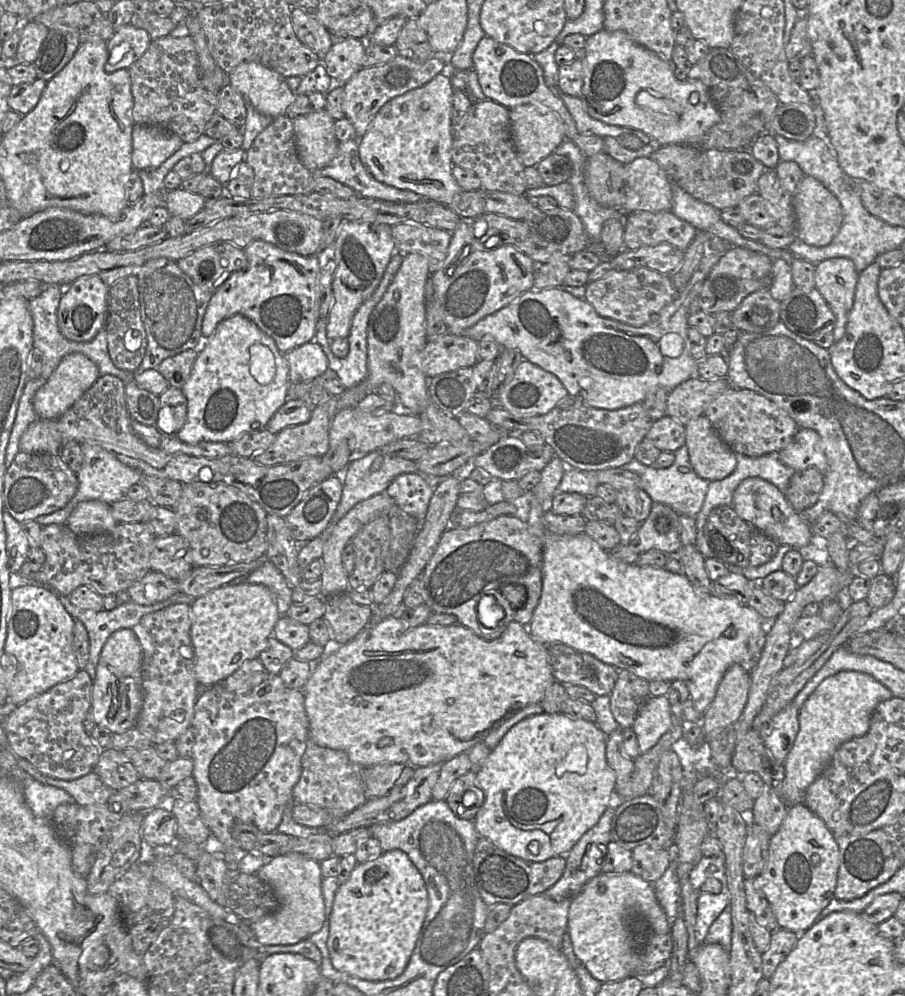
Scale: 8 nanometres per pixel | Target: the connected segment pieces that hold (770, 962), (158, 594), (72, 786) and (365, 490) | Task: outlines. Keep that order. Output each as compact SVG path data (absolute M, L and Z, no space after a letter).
M780 927L771 933L770 945L762 954L762 972L763 977L767 979L773 976L777 966L794 948L799 936L799 934Z
M149 571L128 589L131 601L143 606L150 606L169 599L179 593L178 583L162 573Z
M17 759L17 765L38 782L68 792L80 805L108 805L109 797L113 793L113 790L107 787L94 771L67 781L42 774L24 759Z
M381 449L369 452L363 457L351 460L344 469L344 481L340 502L333 515L332 523L339 521L350 509L356 504L362 502L375 494L385 492L390 483L400 474L403 473L418 473L426 482L436 489L442 482L444 477L431 475L424 472L419 472L416 461L404 459L400 457L390 456L384 453Z

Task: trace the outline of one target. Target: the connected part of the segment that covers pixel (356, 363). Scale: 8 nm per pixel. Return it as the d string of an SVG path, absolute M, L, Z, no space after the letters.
M395 251L392 254L392 257L385 269L385 272L383 274L383 277L381 278L381 281L374 291L374 293L366 300L364 301L361 306L357 309L355 312L352 323L351 323L351 328L350 328L350 333L347 337L347 341L349 343L349 353L346 357L344 358L338 358L330 348L330 339L327 337L326 334L326 326L327 324L324 324L323 320L320 320L317 322L317 330L316 334L314 336L314 341L317 342L323 349L324 353L326 354L328 358L328 368L334 370L338 378L341 380L342 384L344 385L345 389L351 388L353 386L356 386L359 384L361 381L363 381L367 374L368 374L368 366L367 366L367 328L368 328L368 322L370 315L375 308L375 306L378 304L378 302L382 299L384 293L386 292L387 288L391 284L395 274L399 270L401 263L404 258L403 253L399 251Z

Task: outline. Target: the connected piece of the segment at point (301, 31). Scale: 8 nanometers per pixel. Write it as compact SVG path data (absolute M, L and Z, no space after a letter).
M292 7L291 20L298 39L319 57L323 57L335 42L334 37L313 15Z

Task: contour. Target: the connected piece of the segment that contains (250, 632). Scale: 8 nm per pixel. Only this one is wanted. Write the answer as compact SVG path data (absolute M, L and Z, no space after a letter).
M226 584L196 598L190 606L190 638L195 651L194 674L201 687L211 687L242 664L258 659L280 618L276 597L263 584Z

